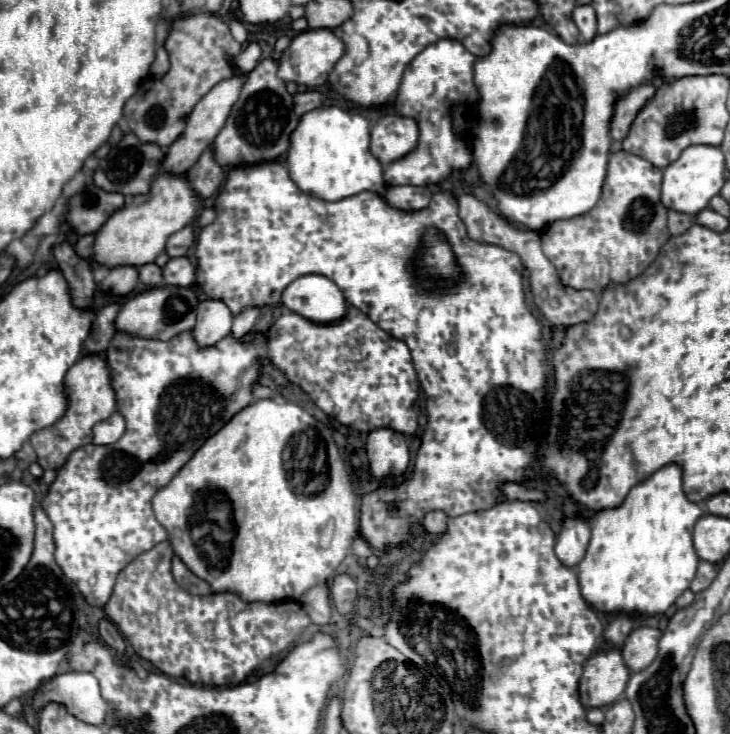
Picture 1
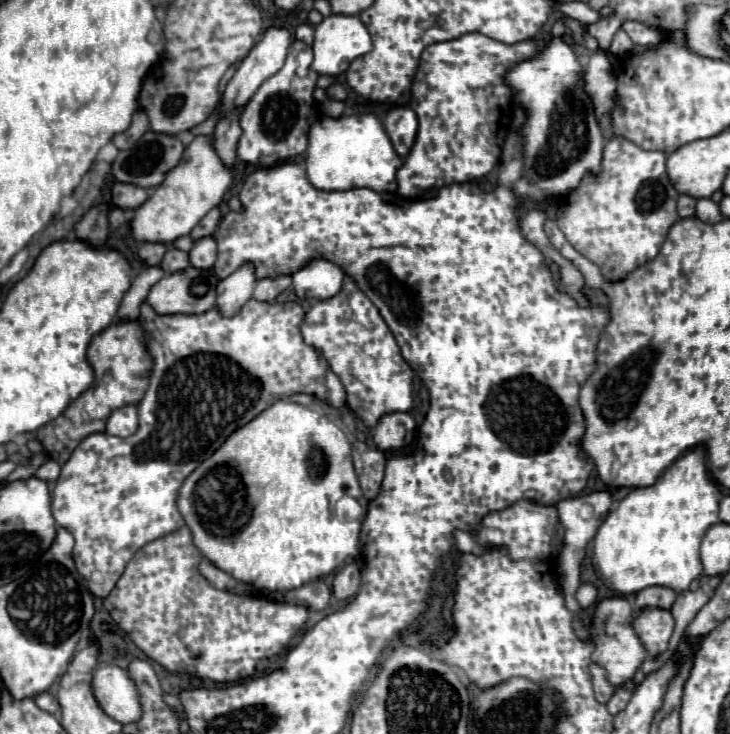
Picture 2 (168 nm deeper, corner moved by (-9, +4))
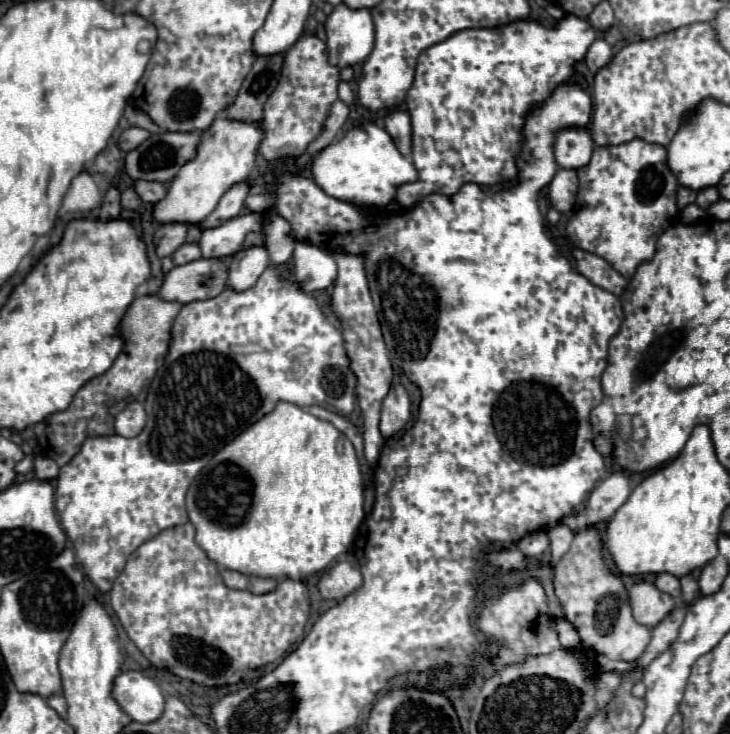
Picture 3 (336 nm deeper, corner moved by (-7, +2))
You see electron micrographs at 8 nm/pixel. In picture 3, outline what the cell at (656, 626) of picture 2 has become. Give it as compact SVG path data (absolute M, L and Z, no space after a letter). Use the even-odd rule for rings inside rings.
M640 581L630 589L630 607L632 607L634 619L640 625L654 629L664 617L668 617L674 611L676 599L672 599L670 595L664 595L662 591L656 591L652 583Z

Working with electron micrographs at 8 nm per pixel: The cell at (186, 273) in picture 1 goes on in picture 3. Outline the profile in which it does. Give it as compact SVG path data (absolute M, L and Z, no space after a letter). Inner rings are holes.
M242 213L228 223L222 223L220 227L208 229L202 233L198 245L202 251L204 259L220 259L220 257L230 257L238 251L240 243L244 241L244 235L248 231L260 229L262 217L260 213Z

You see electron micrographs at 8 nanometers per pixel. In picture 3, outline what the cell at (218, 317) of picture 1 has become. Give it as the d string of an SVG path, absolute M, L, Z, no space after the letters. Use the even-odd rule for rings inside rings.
M250 247L234 255L228 269L228 289L246 291L256 285L258 277L268 267L266 247Z

